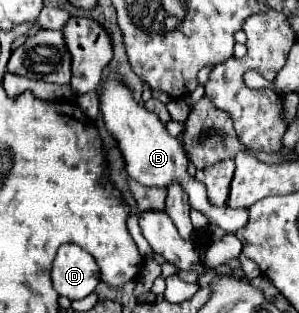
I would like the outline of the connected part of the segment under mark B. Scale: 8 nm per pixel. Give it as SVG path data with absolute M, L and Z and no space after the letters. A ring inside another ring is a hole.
M112 72L108 80L102 84L100 108L102 108L102 116L104 116L108 132L116 138L118 148L124 154L126 170L132 180L140 182L142 186L156 186L156 188L168 188L174 182L178 182L182 184L182 190L188 194L190 206L200 210L210 220L210 224L216 224L224 228L226 232L236 232L246 224L246 216L248 216L246 210L210 204L206 186L188 174L188 158L184 152L184 142L176 136L170 136L166 126L158 120L156 114L148 112L144 106L134 102L132 92L126 88L126 84L118 80L116 72Z

